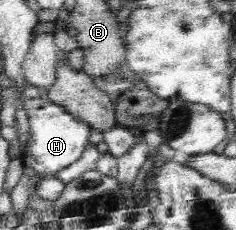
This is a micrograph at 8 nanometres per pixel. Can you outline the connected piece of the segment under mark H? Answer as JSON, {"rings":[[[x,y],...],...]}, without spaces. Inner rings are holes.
{"rings":[[[28,84],[22,93],[24,93],[22,108],[28,114],[30,124],[28,142],[24,149],[27,158],[24,163],[30,166],[38,176],[51,178],[54,174],[80,161],[92,130],[87,124],[74,120],[61,109],[61,106],[52,102],[46,96],[46,91]]]}

